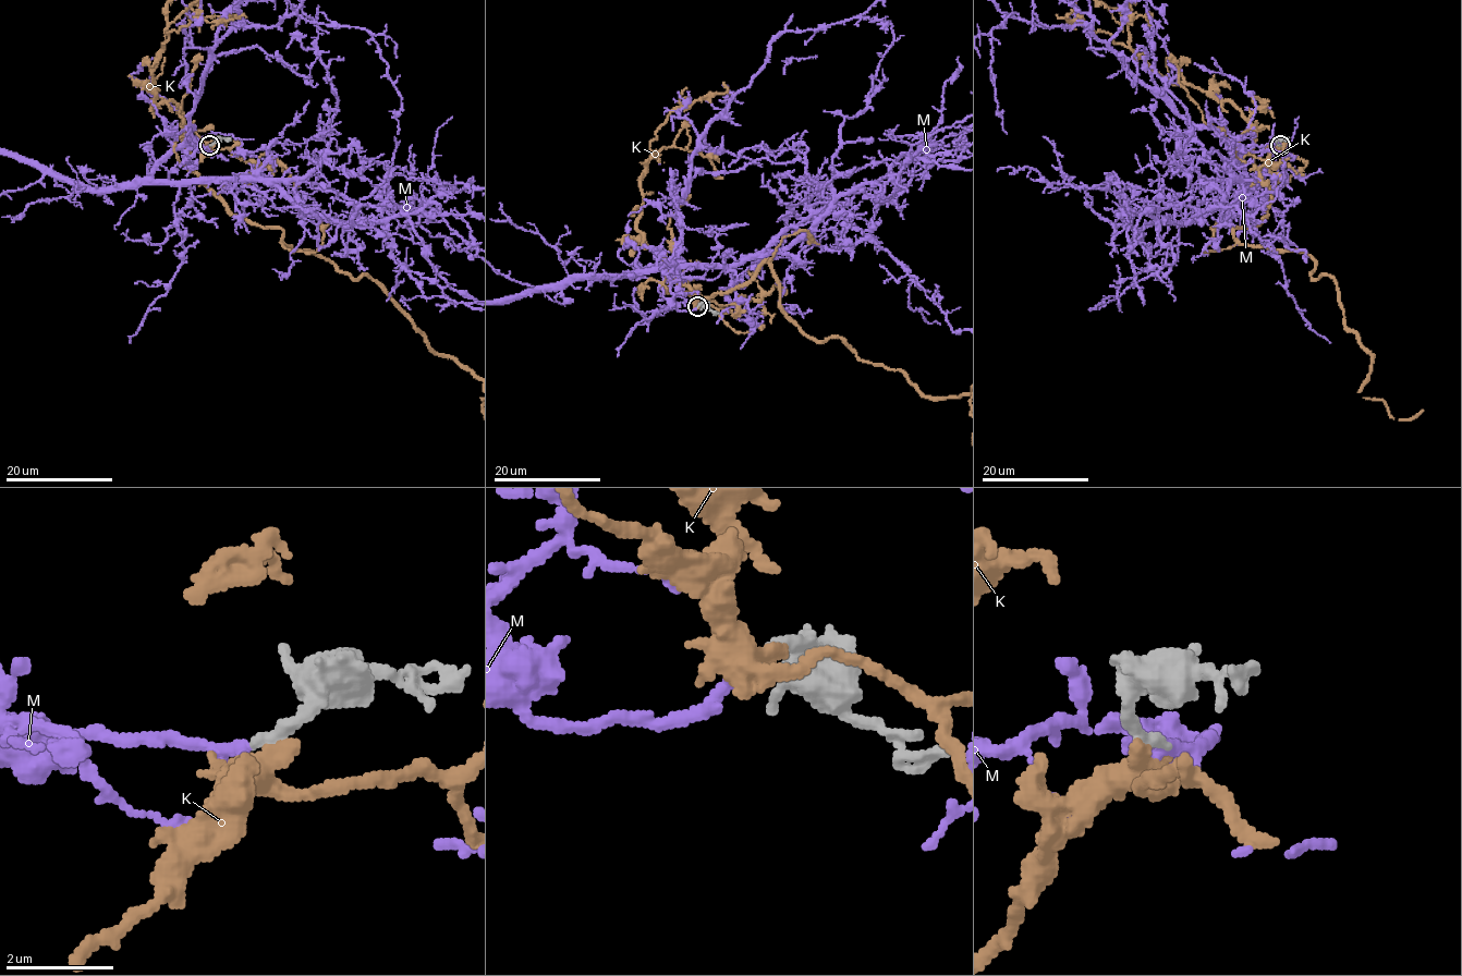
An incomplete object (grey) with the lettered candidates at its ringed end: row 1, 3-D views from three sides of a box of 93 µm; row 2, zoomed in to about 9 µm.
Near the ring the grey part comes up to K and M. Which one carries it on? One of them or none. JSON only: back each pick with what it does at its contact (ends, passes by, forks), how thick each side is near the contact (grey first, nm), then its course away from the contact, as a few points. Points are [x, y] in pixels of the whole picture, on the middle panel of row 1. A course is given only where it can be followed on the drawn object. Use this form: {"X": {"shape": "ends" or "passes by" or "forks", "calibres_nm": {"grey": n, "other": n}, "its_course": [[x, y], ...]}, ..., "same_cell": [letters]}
{"M": {"shape": "ends", "calibres_nm": {"grey": 200, "other": 280}, "its_course": [[697, 305], [677, 308], [672, 261], [641, 270], [779, 252], [902, 153]]}, "same_cell": ["M"]}

